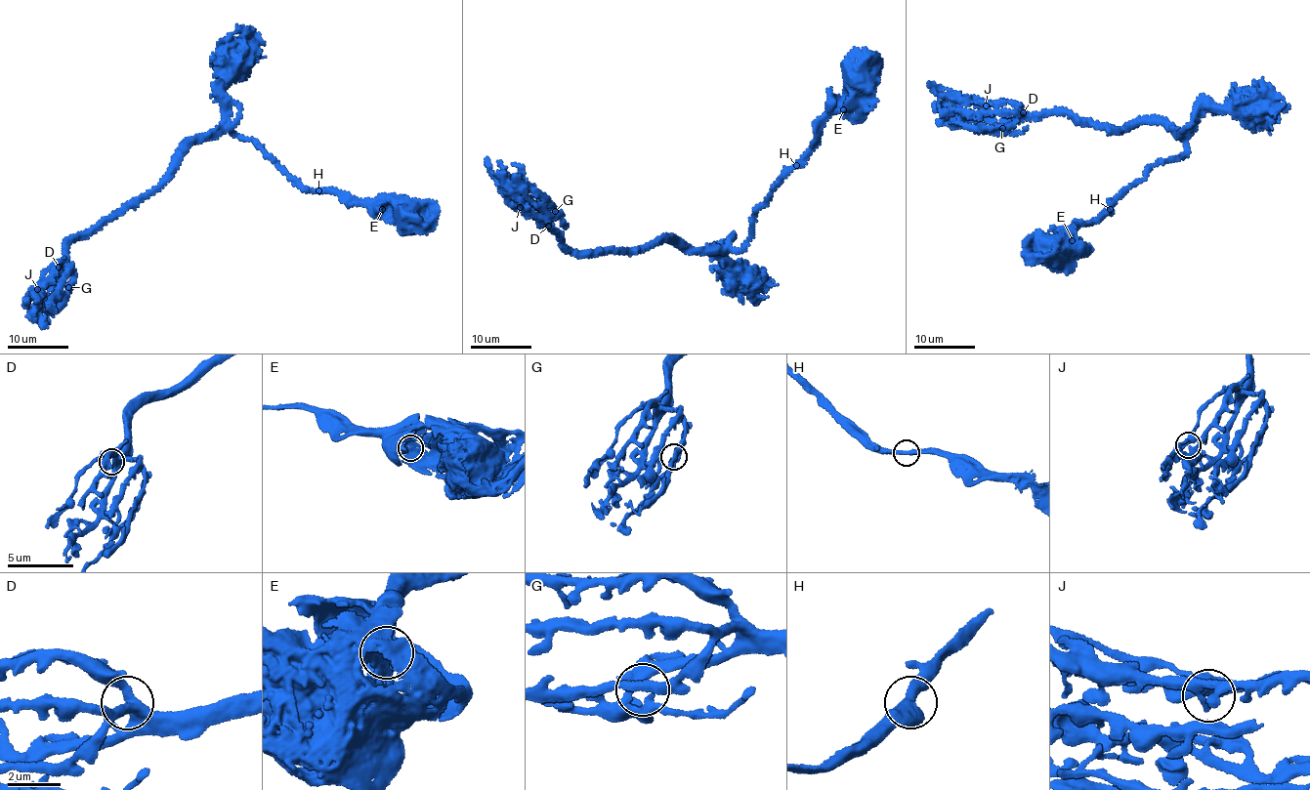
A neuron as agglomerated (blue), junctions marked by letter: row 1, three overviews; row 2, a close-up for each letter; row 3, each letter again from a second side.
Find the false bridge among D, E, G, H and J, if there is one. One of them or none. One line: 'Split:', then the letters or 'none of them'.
Split: none of them

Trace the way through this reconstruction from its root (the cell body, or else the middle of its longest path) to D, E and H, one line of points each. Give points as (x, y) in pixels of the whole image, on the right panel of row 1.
D: (1046, 246), (1099, 218), (1149, 169), (1182, 156), (1185, 138), (1154, 116), (1121, 130), (1065, 112), (1023, 112)
E: (1046, 246), (1057, 252), (1069, 251), (1073, 239)
H: (1046, 246), (1056, 244), (1067, 229), (1095, 220), (1109, 208)

